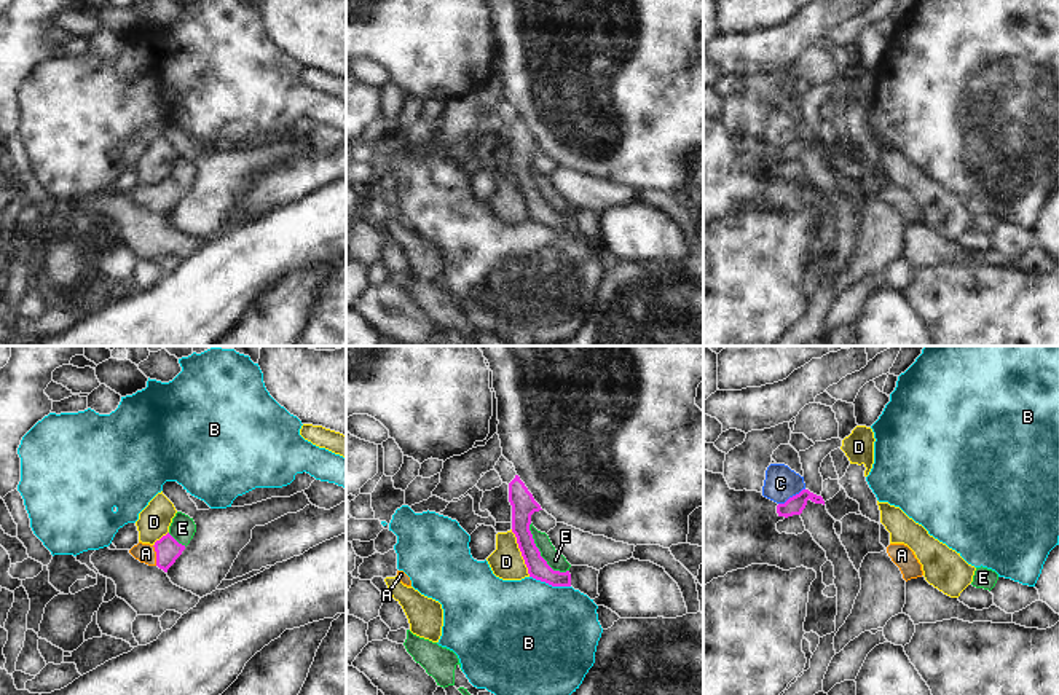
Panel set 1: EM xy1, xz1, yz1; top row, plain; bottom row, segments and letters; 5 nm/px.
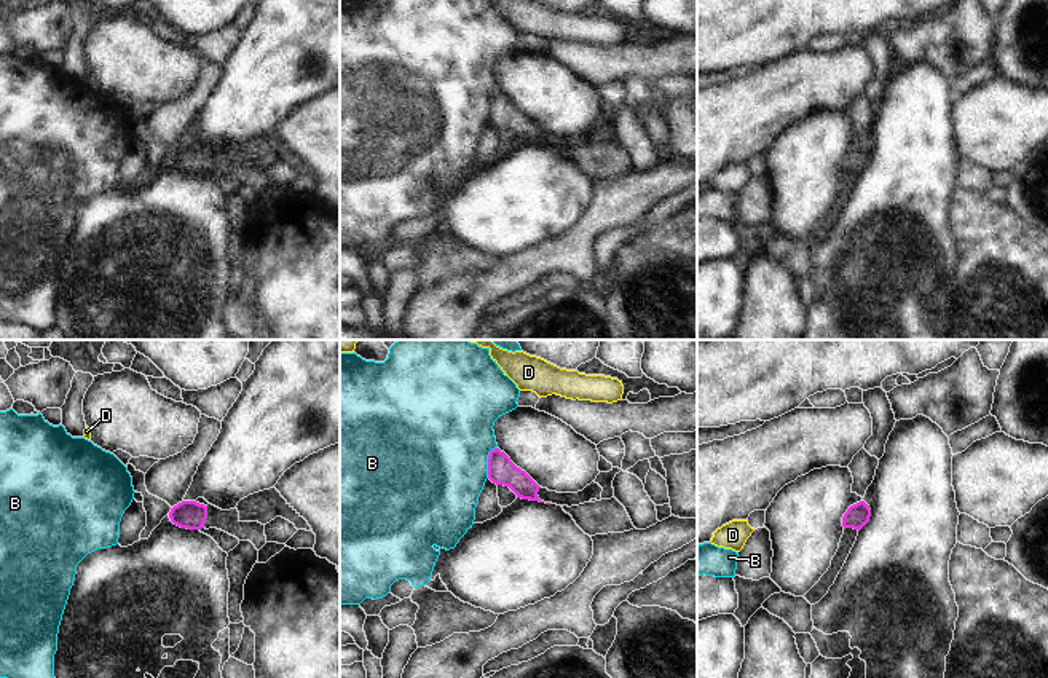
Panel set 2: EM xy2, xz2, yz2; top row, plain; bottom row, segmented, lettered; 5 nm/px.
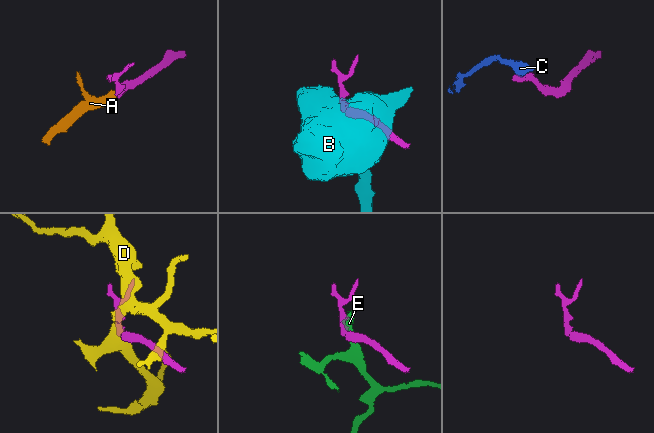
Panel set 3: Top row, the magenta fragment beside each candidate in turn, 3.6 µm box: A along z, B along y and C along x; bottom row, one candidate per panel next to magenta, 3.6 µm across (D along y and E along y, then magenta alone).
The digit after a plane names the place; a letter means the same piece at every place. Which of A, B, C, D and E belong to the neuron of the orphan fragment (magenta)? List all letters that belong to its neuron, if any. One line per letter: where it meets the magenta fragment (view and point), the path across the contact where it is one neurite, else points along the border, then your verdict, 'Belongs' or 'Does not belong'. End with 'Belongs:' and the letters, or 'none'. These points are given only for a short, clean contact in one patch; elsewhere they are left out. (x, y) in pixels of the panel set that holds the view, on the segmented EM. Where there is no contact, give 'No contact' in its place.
A: Touches magenta at xy1 (157, 555). Path across: xy1 (168, 549), (157, 555), (145, 553). Belongs
B: Touches magenta at xz1 (551, 584). Does not belong
C: Touches magenta at yz1 (793, 496). Does not belong
D: Touches magenta at xz1 (522, 553). Boundary: xz1 (511, 530), (530, 576). Does not belong
E: Touches magenta at xz1 (539, 553). Boundary: xz1 (530, 523), (530, 533), (539, 555), (554, 569), (568, 571). Does not belong
Belongs: A

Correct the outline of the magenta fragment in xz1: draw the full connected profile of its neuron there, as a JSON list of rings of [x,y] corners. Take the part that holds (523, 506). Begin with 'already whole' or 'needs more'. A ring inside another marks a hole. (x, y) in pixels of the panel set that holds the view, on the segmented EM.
already whole; [[[518,475],[509,483],[509,502],[512,505],[512,532],[528,567],[530,577],[552,587],[571,587],[569,571],[553,571],[541,556],[530,531],[531,515],[542,510]]]

